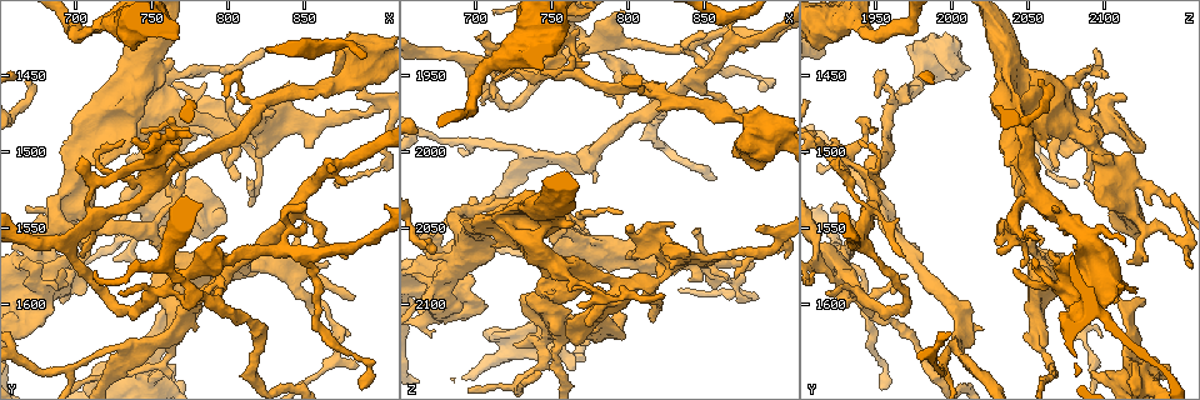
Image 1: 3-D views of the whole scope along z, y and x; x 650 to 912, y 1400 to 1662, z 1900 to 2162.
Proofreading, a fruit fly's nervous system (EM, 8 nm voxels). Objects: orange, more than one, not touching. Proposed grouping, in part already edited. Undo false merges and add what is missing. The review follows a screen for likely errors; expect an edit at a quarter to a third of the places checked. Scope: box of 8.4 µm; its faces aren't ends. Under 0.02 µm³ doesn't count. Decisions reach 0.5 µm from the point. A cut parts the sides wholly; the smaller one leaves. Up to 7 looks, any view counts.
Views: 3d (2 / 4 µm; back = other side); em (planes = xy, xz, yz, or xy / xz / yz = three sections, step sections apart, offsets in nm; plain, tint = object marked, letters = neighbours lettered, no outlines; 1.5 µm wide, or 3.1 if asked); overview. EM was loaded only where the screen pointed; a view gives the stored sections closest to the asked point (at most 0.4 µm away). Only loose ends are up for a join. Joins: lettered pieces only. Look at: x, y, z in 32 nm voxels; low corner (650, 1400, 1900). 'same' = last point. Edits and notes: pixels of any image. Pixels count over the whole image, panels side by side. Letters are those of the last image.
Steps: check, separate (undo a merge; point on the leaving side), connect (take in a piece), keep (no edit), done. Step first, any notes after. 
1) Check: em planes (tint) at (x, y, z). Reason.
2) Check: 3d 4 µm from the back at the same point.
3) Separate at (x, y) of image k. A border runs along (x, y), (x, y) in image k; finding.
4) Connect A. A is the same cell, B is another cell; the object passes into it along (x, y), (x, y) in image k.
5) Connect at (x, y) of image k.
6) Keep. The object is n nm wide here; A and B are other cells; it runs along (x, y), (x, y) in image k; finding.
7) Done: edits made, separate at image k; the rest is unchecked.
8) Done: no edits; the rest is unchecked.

Check: 3d 4 µm at (786, 1592, 1964). Free end.

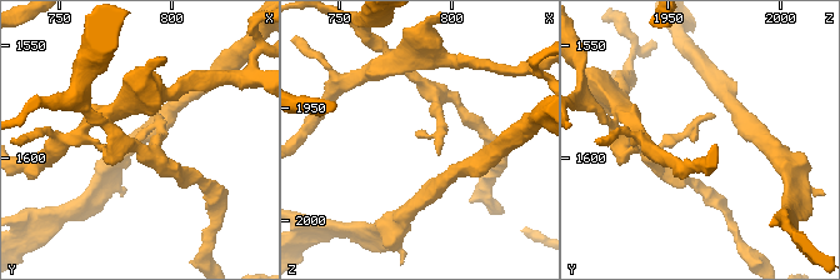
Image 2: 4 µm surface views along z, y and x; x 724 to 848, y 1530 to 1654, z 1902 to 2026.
Check: em xz step 4 (tint) at (785, 1593, 1962). Need the tissue.

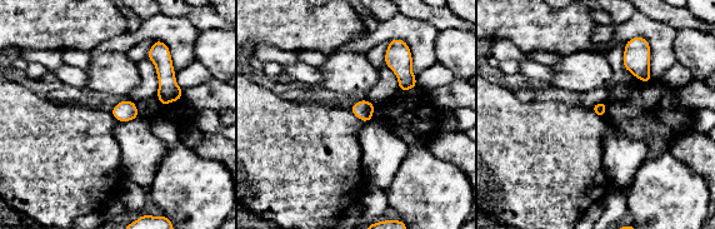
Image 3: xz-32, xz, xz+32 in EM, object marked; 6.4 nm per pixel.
Check: em planes (letters) at the same point. Cut it another way.

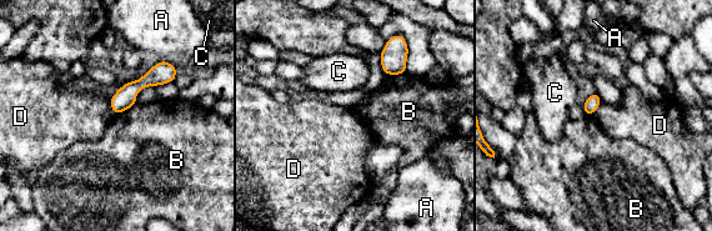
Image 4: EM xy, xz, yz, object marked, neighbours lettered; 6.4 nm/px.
Keep. The object is 90 nm wide here; the longest contact is with B, 170 nm; A, B, C and D are other cells; none of them fits.

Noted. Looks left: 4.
Check: 3d 4 µm at (748, 1508, 2102). Side arm on a straight run.

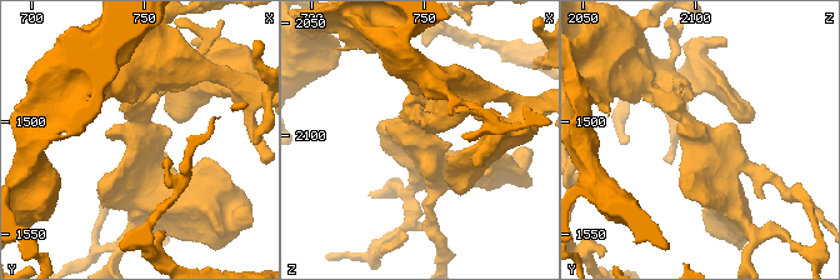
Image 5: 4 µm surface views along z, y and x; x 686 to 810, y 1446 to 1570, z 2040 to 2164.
Check: em planes (letters) at (746, 1510, 2101). Need the tissue.

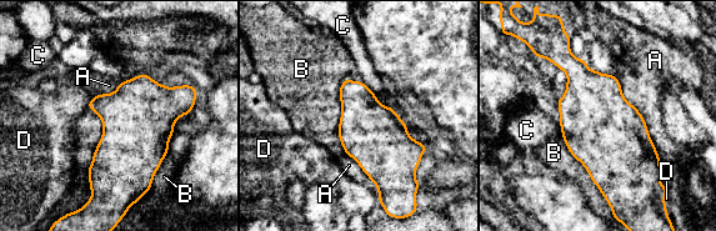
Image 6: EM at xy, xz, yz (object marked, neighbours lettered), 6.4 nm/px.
Keep. A, B, C and D are other cells; a border runs along (561, 139), (610, 206) in image 6; all the same neuron.

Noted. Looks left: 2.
Done: no edits; the rest is unchecked.

